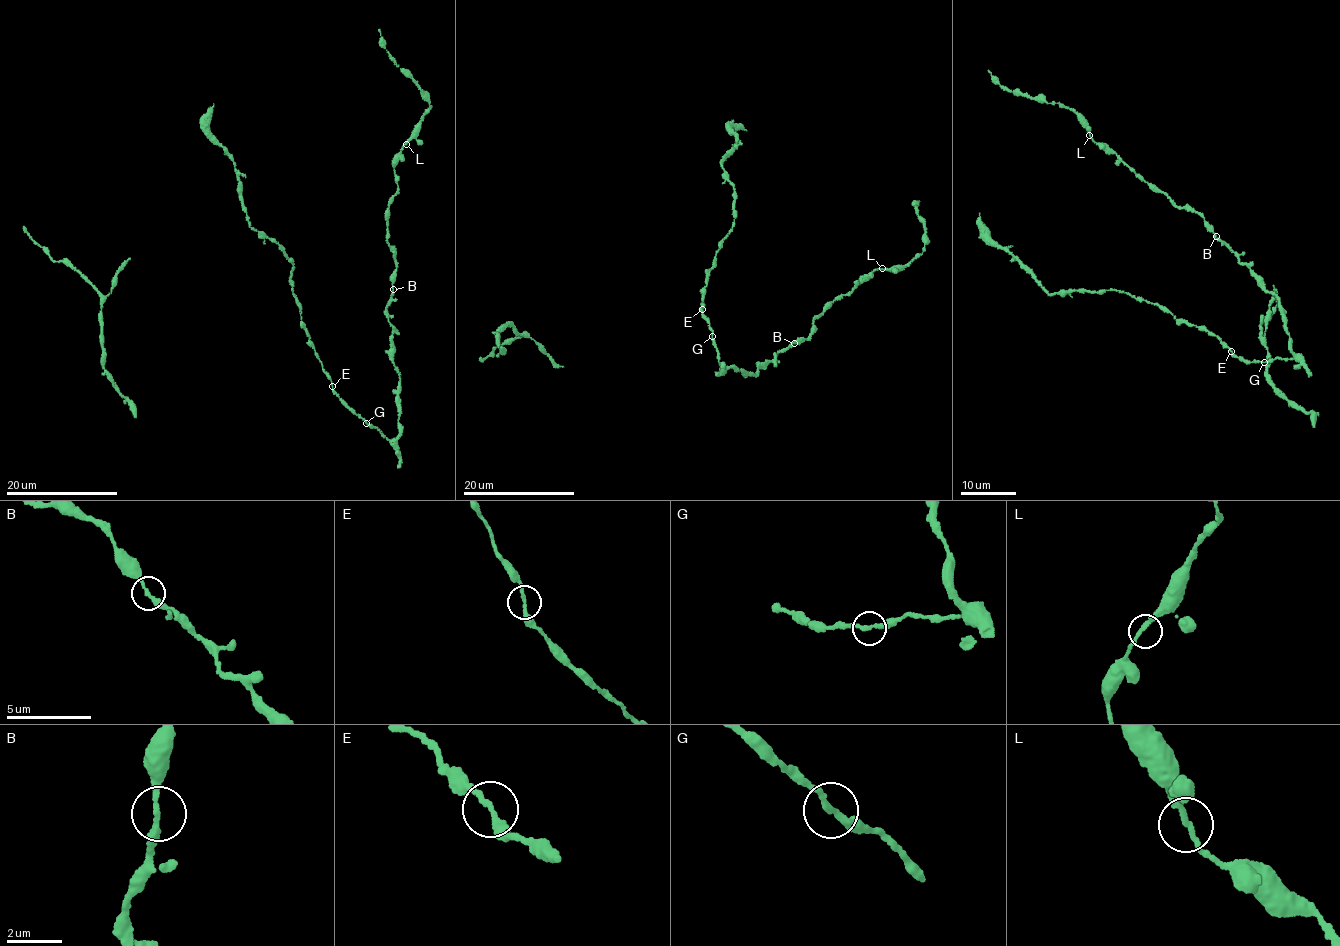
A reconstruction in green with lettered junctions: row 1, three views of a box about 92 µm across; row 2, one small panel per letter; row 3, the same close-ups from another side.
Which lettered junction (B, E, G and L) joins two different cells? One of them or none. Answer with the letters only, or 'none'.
none

